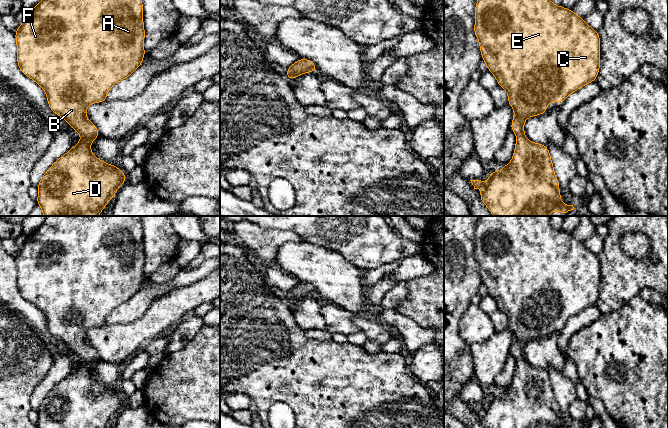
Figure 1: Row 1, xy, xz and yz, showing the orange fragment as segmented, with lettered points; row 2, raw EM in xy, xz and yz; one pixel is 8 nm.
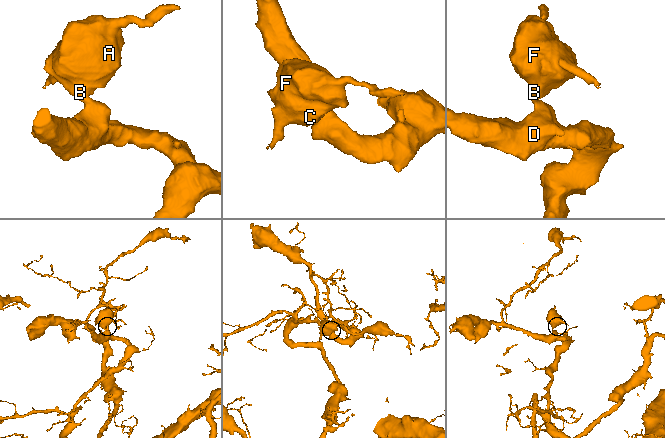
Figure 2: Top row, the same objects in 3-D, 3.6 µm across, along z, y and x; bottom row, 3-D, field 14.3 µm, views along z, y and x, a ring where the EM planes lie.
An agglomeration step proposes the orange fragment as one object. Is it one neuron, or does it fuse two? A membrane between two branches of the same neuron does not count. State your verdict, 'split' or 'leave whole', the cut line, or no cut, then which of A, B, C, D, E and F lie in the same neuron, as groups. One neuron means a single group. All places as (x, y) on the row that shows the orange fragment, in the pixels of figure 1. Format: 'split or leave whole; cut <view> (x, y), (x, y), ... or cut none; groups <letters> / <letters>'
leave whole; cut none; groups A B C D E F

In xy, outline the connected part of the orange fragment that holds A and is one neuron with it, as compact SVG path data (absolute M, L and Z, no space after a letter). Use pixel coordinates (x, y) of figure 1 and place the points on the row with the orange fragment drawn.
M41 0L27 15L22 24L15 31L17 44L17 64L21 72L39 84L45 91L48 100L48 106L53 113L62 117L69 126L75 129L80 135L81 140L74 145L70 151L60 157L42 176L38 183L37 204L43 210L43 216L98 216L103 211L107 203L114 197L118 188L126 181L126 174L116 167L116 164L109 165L106 162L96 158L91 153L91 141L95 141L101 136L96 126L87 119L86 111L90 103L100 103L108 101L106 94L109 89L117 82L130 76L140 65L146 51L143 42L145 38L145 30L143 23L143 3L142 0Z

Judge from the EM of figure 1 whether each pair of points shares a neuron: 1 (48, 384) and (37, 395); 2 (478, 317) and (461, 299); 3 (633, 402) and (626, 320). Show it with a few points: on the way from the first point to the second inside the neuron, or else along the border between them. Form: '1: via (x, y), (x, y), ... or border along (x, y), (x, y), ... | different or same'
1: via (45, 387), (40, 392) | same
2: border along (471, 303), (462, 316), (459, 328) | different
3: via (633, 382), (631, 340) | same

